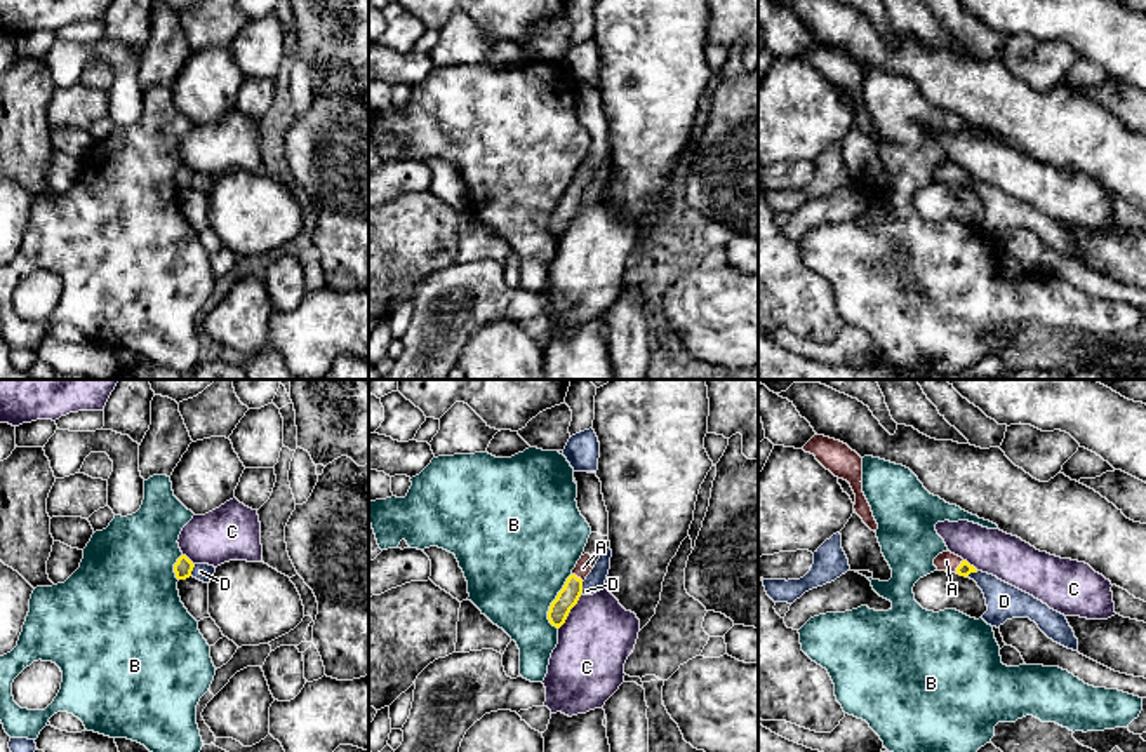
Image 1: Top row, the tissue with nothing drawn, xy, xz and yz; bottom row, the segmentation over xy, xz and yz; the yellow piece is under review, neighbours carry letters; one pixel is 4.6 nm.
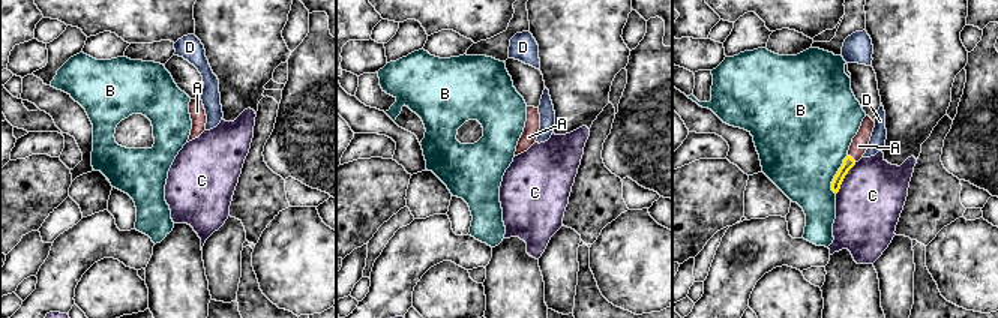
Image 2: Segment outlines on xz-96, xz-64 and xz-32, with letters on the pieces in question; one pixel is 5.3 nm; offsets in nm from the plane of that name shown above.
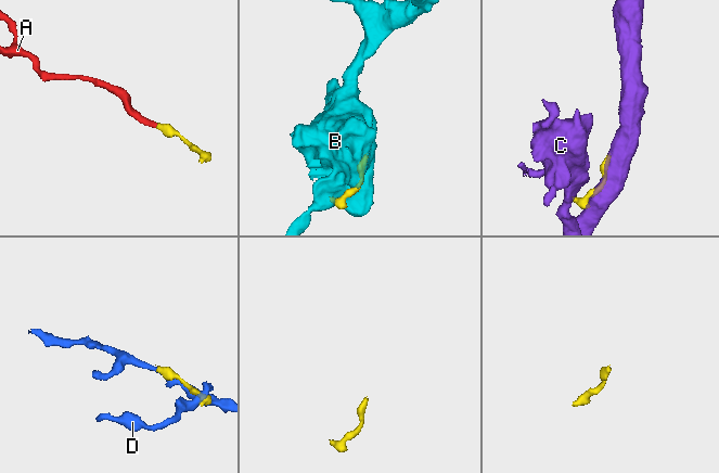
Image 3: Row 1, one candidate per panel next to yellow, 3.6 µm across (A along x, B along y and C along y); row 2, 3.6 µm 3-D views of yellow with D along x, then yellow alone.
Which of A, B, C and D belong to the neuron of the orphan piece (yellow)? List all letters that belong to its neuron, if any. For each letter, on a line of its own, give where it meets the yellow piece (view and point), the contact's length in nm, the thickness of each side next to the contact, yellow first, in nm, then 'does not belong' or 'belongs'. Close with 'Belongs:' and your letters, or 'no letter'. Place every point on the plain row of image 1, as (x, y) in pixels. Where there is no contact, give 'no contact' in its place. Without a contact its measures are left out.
A: meets yellow in yz at (959, 176); contact 70 nm long; 60 nm thick on the yellow side, 90 nm on the other; belongs
B: meets yellow in xz at (553, 211); contact 280 nm long; 100 nm thick on the yellow side, 480 nm on the other; does not belong
C: meets yellow in xz at (569, 221); contact 200 nm long; 100 nm thick on the yellow side, 340 nm on the other; does not belong
D: meets yellow in xy at (192, 180); contact 60 nm long; 90 nm thick on the yellow side, 80 nm on the other; does not belong
Belongs: A

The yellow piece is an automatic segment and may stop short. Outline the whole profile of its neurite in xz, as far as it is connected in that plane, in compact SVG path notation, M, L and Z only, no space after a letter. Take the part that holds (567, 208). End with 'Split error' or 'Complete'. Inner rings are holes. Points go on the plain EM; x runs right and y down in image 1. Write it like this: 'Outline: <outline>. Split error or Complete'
Outline: M581 165L576 178L572 179L572 185L567 188L563 198L550 216L548 230L553 237L560 238L565 233L570 219L577 214L583 204L583 191L591 183L591 179L591 165Z. Split error

